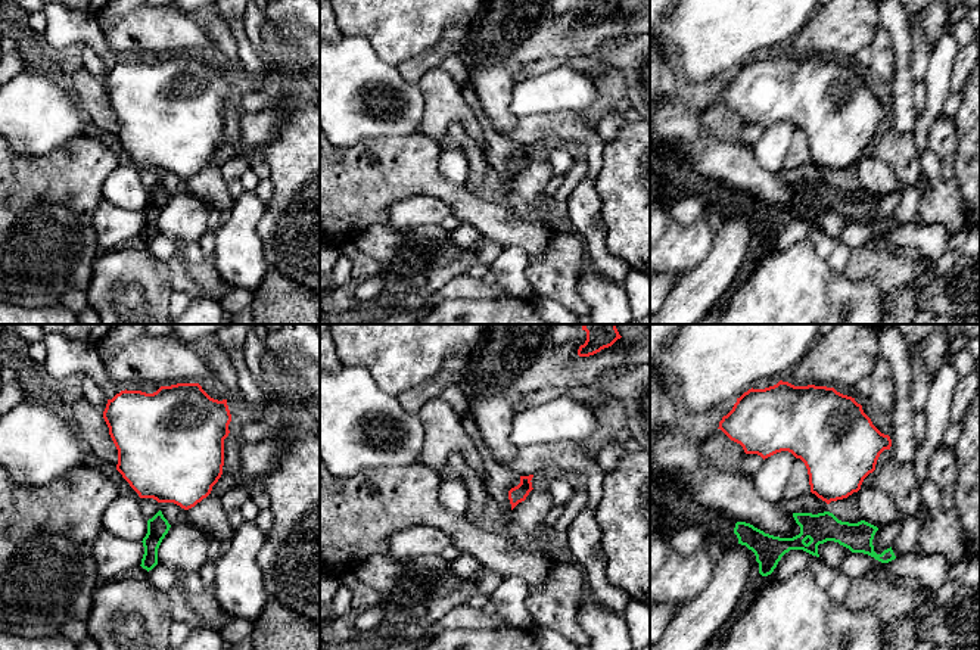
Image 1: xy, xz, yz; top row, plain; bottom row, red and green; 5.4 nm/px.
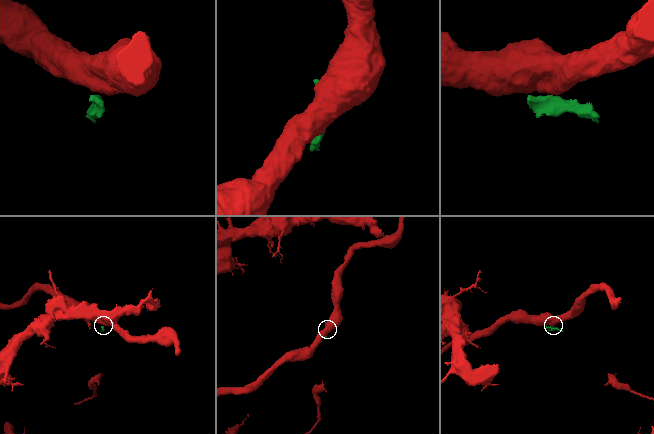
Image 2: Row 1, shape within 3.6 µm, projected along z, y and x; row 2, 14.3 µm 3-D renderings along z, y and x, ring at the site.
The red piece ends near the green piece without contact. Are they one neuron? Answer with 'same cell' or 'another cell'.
another cell

